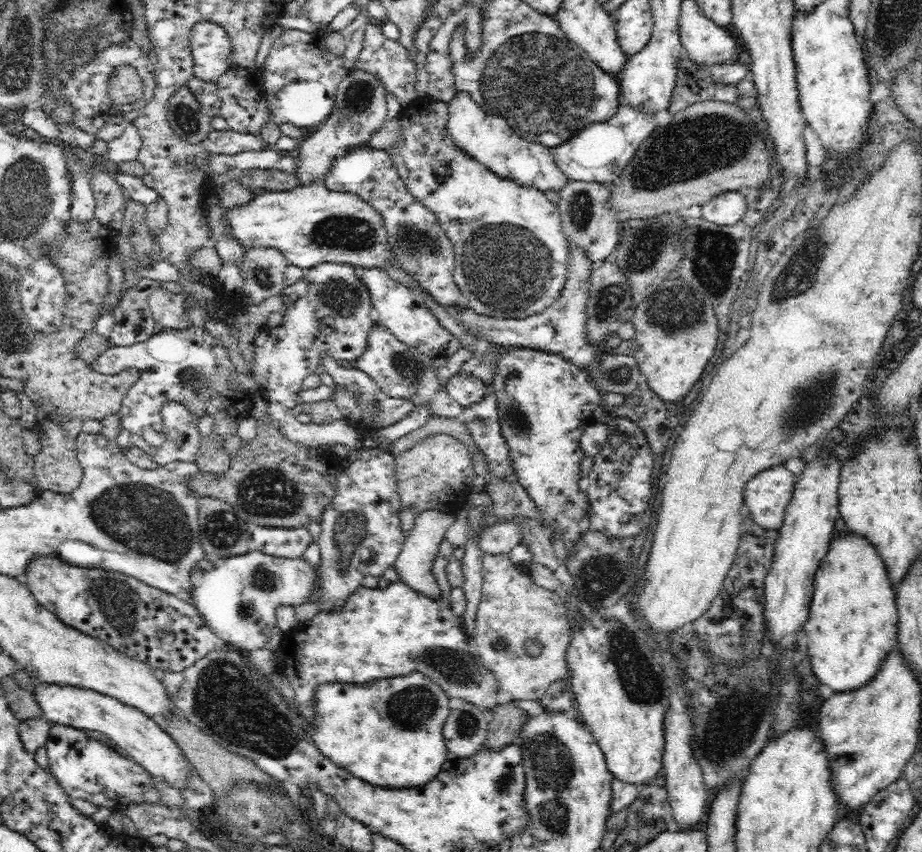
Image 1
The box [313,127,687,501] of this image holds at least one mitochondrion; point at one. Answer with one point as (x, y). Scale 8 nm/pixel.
(506, 266)

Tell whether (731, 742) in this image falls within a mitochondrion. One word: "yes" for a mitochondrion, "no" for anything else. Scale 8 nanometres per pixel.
yes

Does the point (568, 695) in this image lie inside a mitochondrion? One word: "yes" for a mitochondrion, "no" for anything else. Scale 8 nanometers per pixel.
no

